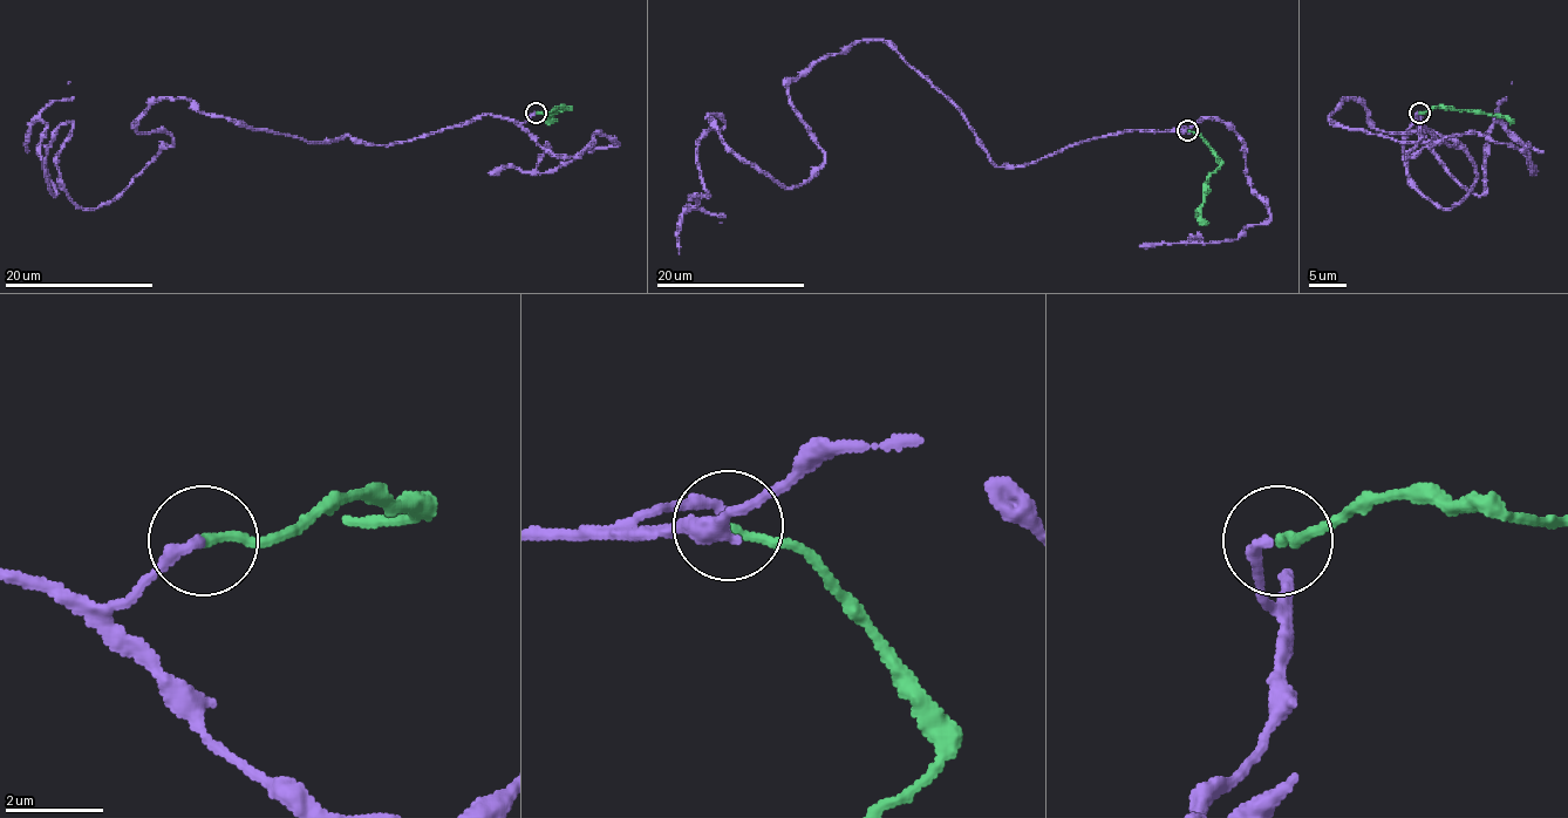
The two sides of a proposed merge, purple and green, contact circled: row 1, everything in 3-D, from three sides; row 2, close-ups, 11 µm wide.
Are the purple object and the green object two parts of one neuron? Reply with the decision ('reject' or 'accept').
accept

